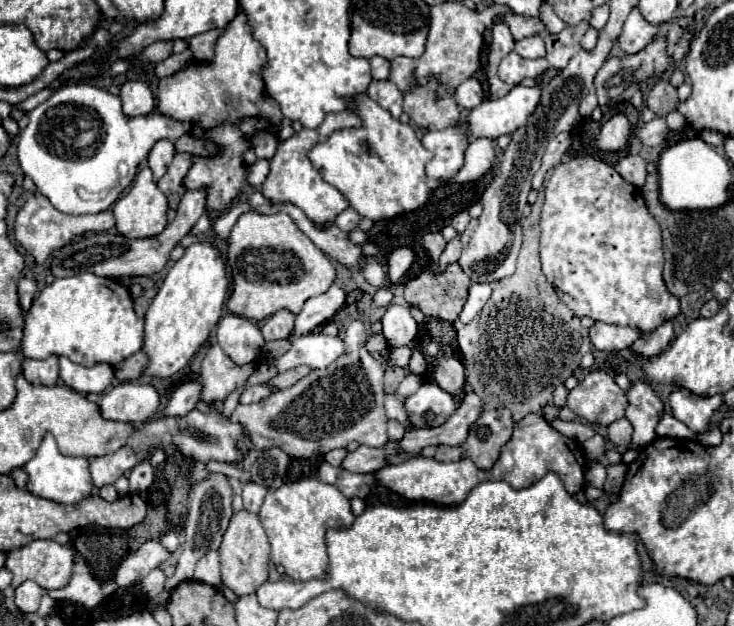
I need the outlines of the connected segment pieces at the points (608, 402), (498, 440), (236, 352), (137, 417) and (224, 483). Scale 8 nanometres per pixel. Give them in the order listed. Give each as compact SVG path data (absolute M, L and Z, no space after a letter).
M592 371L588 373L568 395L568 407L584 417L586 421L590 423L598 423L598 425L604 425L608 427L612 421L618 421L624 417L624 411L626 411L626 395L624 391L616 385L614 377L608 373L608 371Z
M508 409L484 411L482 417L470 431L470 437L462 447L440 445L436 449L436 459L452 463L464 457L470 457L480 469L490 469L500 455L500 447L510 439L514 421Z
M234 313L222 317L218 323L216 339L218 345L224 349L224 353L236 365L254 363L262 357L264 339L260 329L250 319L238 317Z
M124 381L100 397L104 419L140 425L160 409L160 397L152 385Z
M212 473L206 481L196 483L192 487L192 491L190 491L190 511L188 511L188 519L186 519L186 525L184 525L184 535L186 535L184 551L178 559L176 573L170 579L166 579L166 589L174 589L182 581L192 579L196 561L200 557L204 557L208 551L220 547L222 535L228 529L230 517L232 517L232 489L230 489L230 483L228 483L226 475Z

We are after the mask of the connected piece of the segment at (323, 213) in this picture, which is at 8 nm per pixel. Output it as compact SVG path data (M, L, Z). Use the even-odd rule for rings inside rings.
M342 111L342 113L330 113L326 115L324 123L318 129L300 129L298 133L294 133L290 139L280 141L276 155L272 157L272 169L270 175L266 177L264 185L262 185L262 195L266 199L270 199L272 203L294 203L296 207L300 207L310 221L314 221L316 225L326 225L330 223L340 211L344 211L348 207L346 197L342 197L342 193L338 193L338 189L334 189L332 185L328 185L326 181L322 181L320 173L310 165L310 159L306 157L306 153L318 143L318 141L326 141L326 137L334 131L334 129L344 129L344 127L358 127L358 115L350 113L350 111Z

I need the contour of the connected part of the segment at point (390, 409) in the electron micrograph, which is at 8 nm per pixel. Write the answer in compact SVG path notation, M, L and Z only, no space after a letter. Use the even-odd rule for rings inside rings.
M386 395L386 417L388 419L396 419L404 425L408 425L408 415L404 411L404 403L400 399L396 399L394 395Z

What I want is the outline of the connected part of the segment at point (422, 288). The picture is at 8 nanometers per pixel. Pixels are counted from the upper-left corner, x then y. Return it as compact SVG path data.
M430 263L430 267L424 273L420 273L416 279L406 283L404 297L410 305L416 305L426 317L436 317L436 319L444 319L444 321L452 323L454 319L458 319L458 315L466 303L470 283L472 281L468 279L468 275L462 271L462 267L458 263L448 265L444 271L438 271L436 263Z

